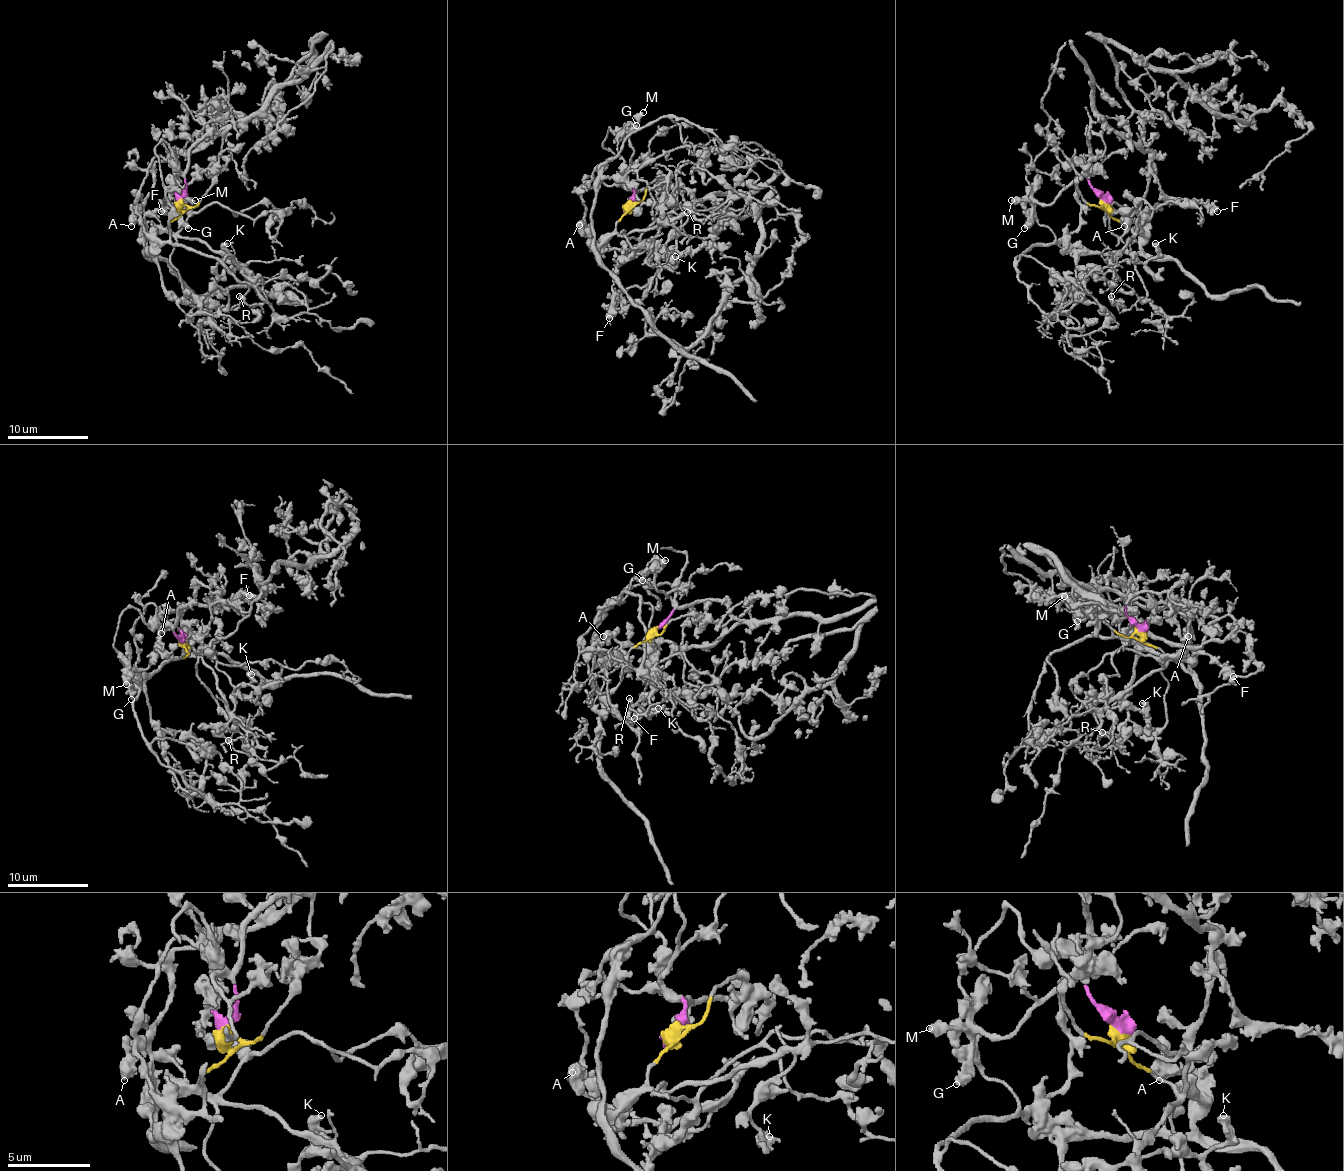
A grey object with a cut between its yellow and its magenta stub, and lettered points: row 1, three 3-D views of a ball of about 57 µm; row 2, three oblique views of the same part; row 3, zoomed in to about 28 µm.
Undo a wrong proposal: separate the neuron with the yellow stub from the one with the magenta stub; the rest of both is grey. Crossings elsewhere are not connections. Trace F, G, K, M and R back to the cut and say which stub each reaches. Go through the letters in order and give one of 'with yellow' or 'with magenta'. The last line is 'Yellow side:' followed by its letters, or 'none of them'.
F: with magenta
G: with magenta
K: with yellow
M: with magenta
R: with yellow
Yellow side: K, R

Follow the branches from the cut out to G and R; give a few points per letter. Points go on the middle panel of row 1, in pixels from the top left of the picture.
G: (627, 205), (633, 191), (625, 183), (623, 175), (633, 150), (627, 134), (637, 126)
R: (627, 205), (629, 211), (617, 223), (621, 233), (714, 213), (688, 211)

